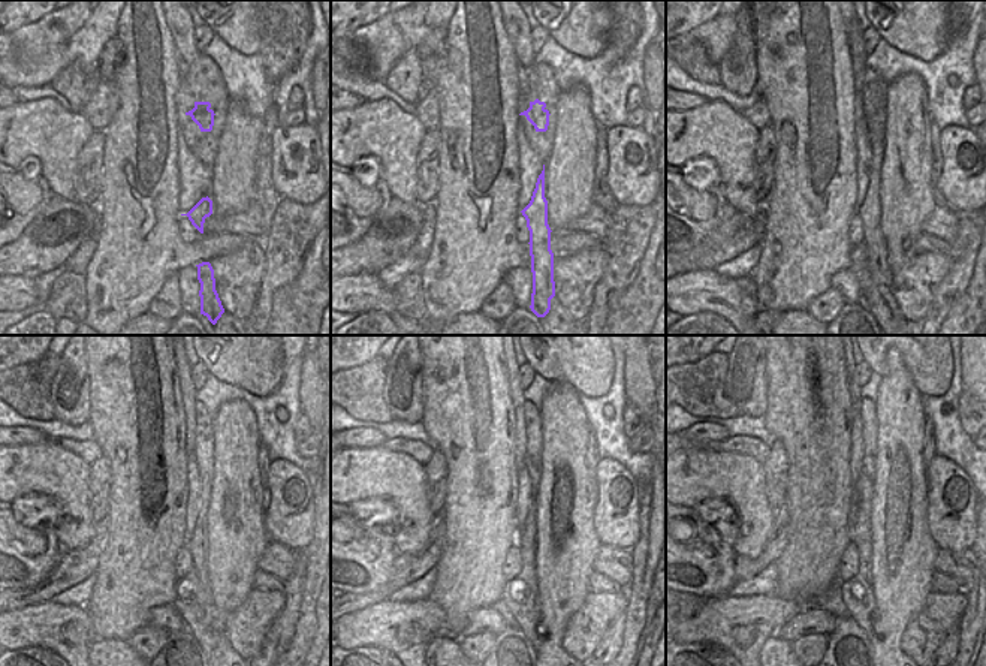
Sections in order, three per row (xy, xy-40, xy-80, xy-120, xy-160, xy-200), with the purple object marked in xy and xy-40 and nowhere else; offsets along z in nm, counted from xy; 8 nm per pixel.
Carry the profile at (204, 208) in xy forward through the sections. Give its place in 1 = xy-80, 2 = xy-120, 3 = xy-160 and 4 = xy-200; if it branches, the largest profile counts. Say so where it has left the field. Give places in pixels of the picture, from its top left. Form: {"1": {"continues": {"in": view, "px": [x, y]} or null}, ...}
{"1": {"continues": {"in": "xy-80", "px": [870, 211]}}, "2": {"continues": {"in": "xy-120", "px": [204, 449]}}, "3": {"continues": {"in": "xy-160", "px": [533, 419]}}, "4": {"continues": {"in": "xy-200", "px": [868, 418]}}}

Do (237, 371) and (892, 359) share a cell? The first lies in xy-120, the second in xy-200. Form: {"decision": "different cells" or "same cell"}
{"decision": "different cells"}

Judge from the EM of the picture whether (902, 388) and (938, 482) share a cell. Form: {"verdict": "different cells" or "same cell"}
{"verdict": "different cells"}

